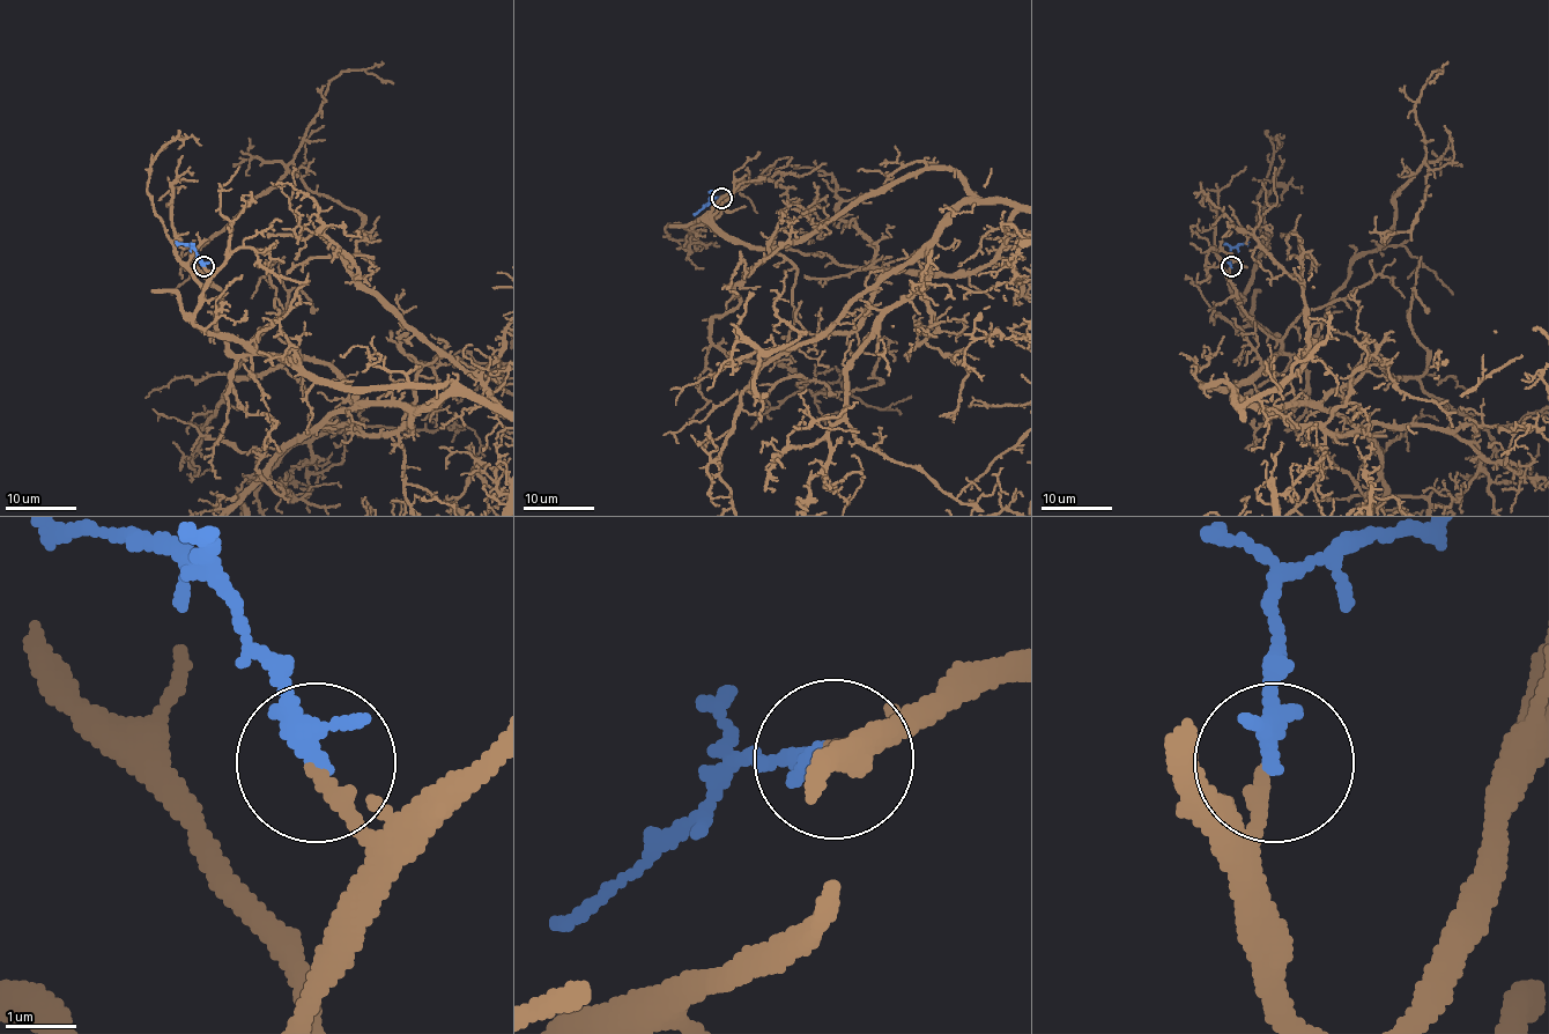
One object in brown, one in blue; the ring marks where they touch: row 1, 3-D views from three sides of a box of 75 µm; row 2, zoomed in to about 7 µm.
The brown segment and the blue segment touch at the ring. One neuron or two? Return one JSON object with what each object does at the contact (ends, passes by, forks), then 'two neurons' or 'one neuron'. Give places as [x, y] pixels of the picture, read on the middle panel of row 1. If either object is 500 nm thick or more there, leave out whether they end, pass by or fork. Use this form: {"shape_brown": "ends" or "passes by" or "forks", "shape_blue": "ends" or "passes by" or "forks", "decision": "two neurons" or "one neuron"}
{"shape_brown": "ends", "shape_blue": "ends", "decision": "one neuron"}

